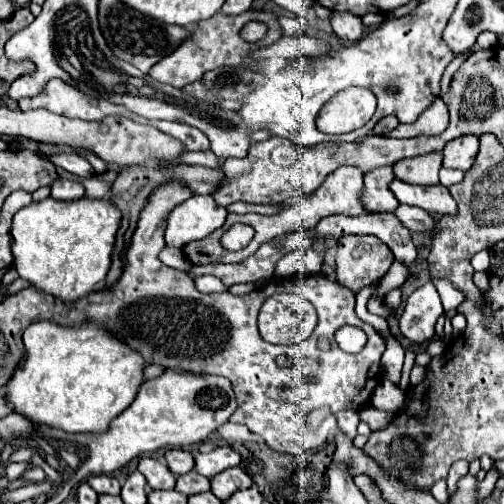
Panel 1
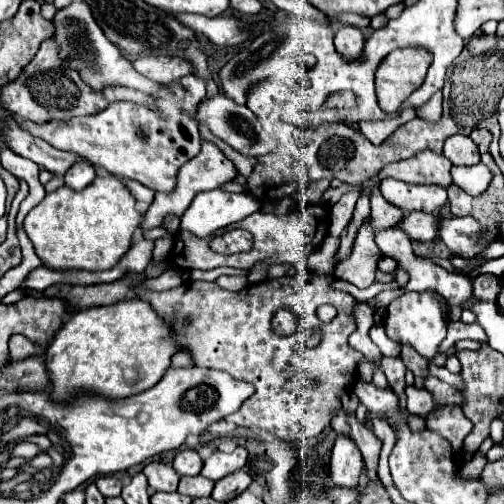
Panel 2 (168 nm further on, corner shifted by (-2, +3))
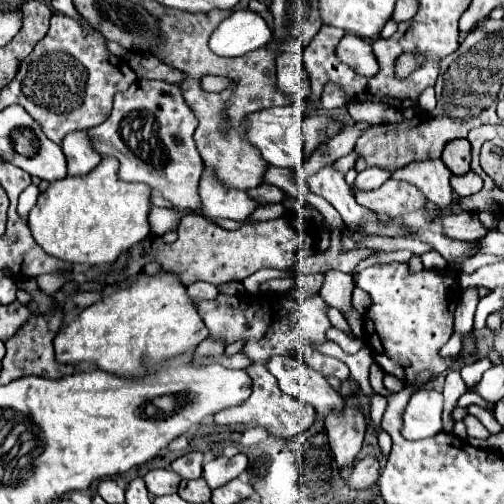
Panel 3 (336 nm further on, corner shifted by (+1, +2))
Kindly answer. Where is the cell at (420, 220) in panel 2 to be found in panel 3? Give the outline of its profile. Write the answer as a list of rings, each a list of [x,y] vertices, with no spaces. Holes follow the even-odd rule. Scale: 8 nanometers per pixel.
[[[442,213],[440,217],[440,225],[442,225],[442,233],[450,239],[460,239],[460,241],[472,241],[478,235],[482,235],[482,231],[488,231],[480,221],[478,215],[474,213],[458,213],[458,215],[448,215]]]

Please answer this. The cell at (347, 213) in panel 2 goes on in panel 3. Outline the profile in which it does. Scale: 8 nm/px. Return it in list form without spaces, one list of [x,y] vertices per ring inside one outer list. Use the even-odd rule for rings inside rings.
[[[372,167],[372,169],[366,169],[366,171],[358,173],[358,177],[356,177],[356,181],[354,181],[354,185],[350,189],[352,189],[352,193],[378,189],[386,179],[390,179],[388,171],[382,171],[380,167]]]

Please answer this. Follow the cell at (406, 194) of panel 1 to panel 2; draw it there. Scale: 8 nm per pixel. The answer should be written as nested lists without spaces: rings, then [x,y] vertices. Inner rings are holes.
[[[393,178],[383,180],[379,192],[389,204],[401,208],[405,214],[415,210],[435,214],[447,202],[447,190],[441,186],[415,186]]]

